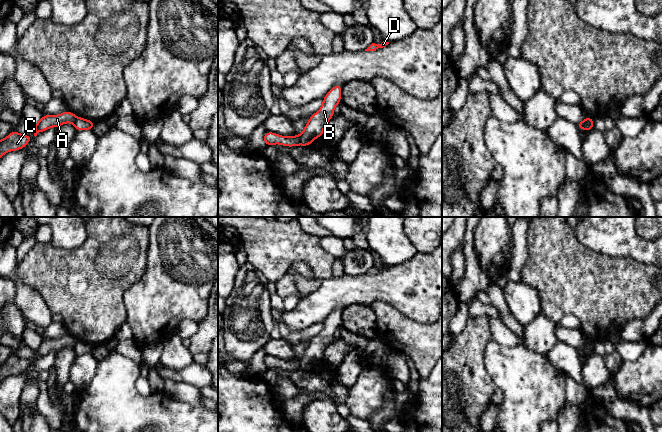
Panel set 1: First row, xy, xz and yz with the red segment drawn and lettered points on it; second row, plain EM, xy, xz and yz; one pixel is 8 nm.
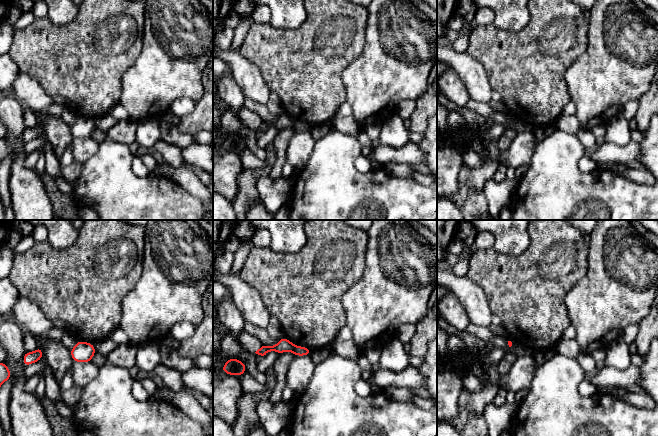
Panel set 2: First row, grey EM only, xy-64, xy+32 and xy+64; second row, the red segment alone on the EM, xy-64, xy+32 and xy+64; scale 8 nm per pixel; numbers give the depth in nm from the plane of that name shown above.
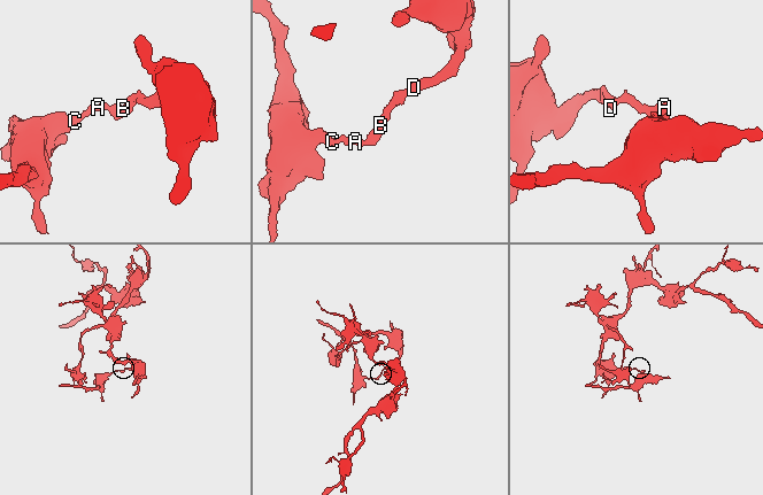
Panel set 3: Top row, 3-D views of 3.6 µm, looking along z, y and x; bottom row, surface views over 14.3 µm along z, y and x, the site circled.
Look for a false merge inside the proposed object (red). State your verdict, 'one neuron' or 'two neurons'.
two neurons

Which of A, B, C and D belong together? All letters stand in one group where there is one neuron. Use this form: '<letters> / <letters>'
A C / B D

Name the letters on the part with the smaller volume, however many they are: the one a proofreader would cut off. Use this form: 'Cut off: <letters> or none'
Cut off: A, C

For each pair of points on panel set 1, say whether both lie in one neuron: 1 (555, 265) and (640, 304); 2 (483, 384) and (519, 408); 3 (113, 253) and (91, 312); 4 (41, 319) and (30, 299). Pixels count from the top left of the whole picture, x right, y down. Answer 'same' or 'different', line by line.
1: same
2: different
3: same
4: same

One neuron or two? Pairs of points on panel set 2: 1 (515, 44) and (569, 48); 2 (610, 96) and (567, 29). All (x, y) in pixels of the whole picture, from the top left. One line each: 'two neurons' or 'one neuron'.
1: one neuron
2: two neurons

